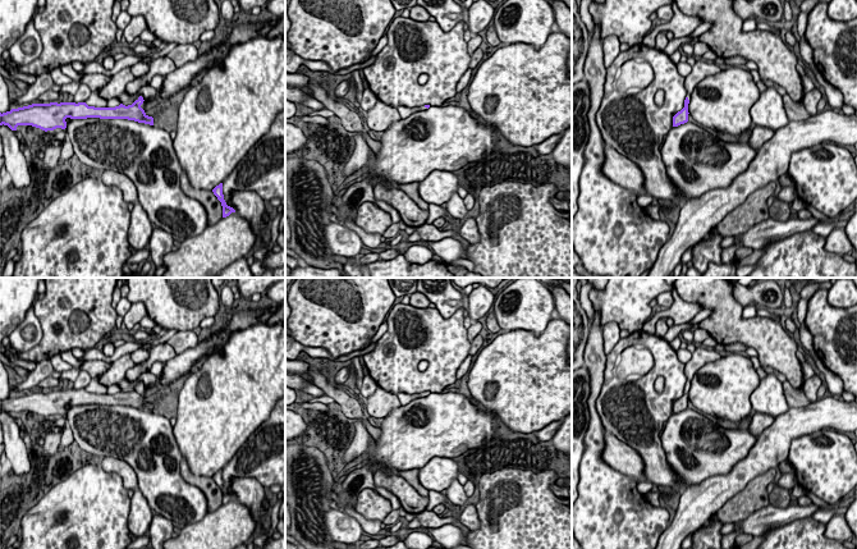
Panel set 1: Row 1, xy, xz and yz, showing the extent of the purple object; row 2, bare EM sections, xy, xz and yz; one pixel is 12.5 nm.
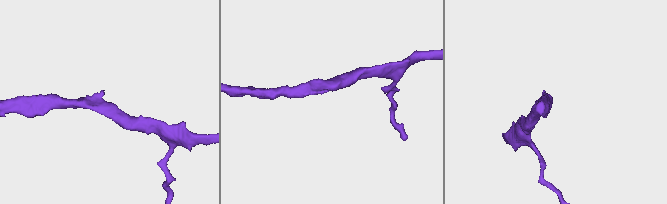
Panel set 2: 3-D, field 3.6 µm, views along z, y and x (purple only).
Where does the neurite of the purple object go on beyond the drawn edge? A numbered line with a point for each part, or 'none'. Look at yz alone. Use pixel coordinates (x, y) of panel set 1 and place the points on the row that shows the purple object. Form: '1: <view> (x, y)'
none

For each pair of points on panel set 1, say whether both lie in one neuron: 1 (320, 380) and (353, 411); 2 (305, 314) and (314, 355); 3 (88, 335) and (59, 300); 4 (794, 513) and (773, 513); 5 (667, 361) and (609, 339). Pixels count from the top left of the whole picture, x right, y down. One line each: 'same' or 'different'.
1: same
2: different
3: same
4: same
5: different

